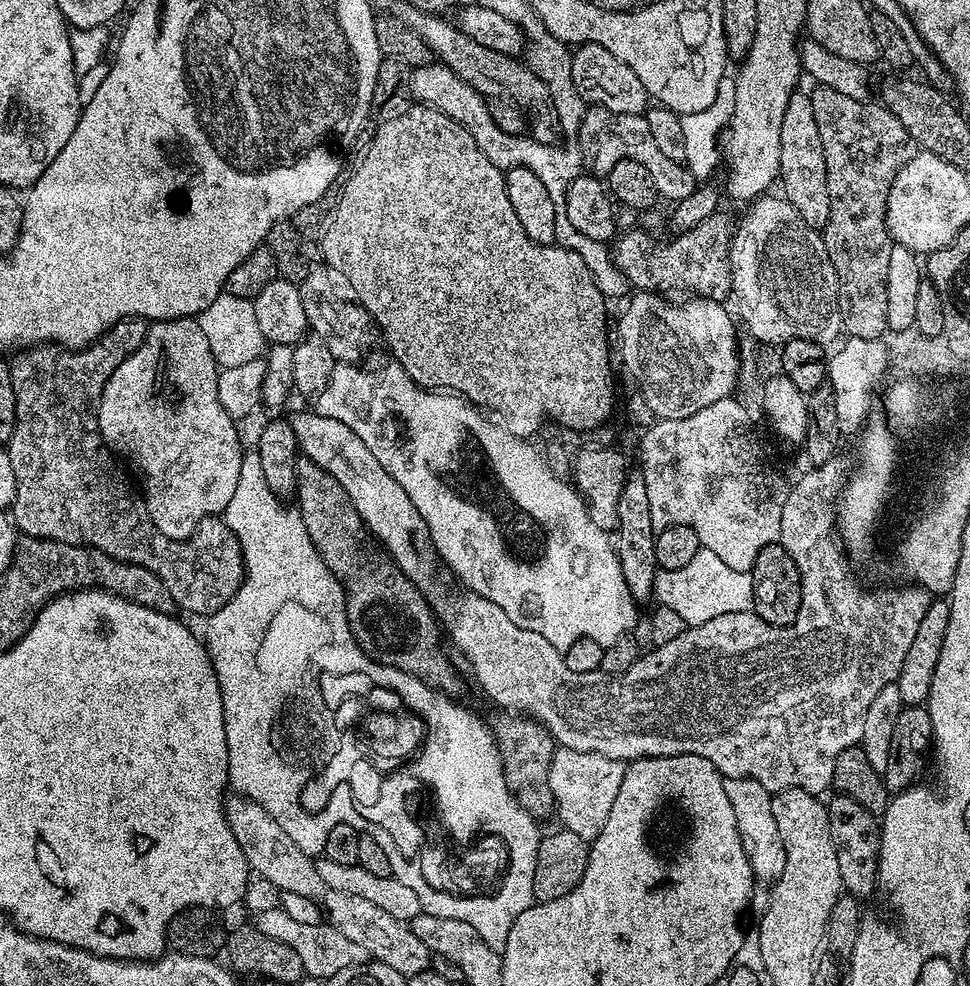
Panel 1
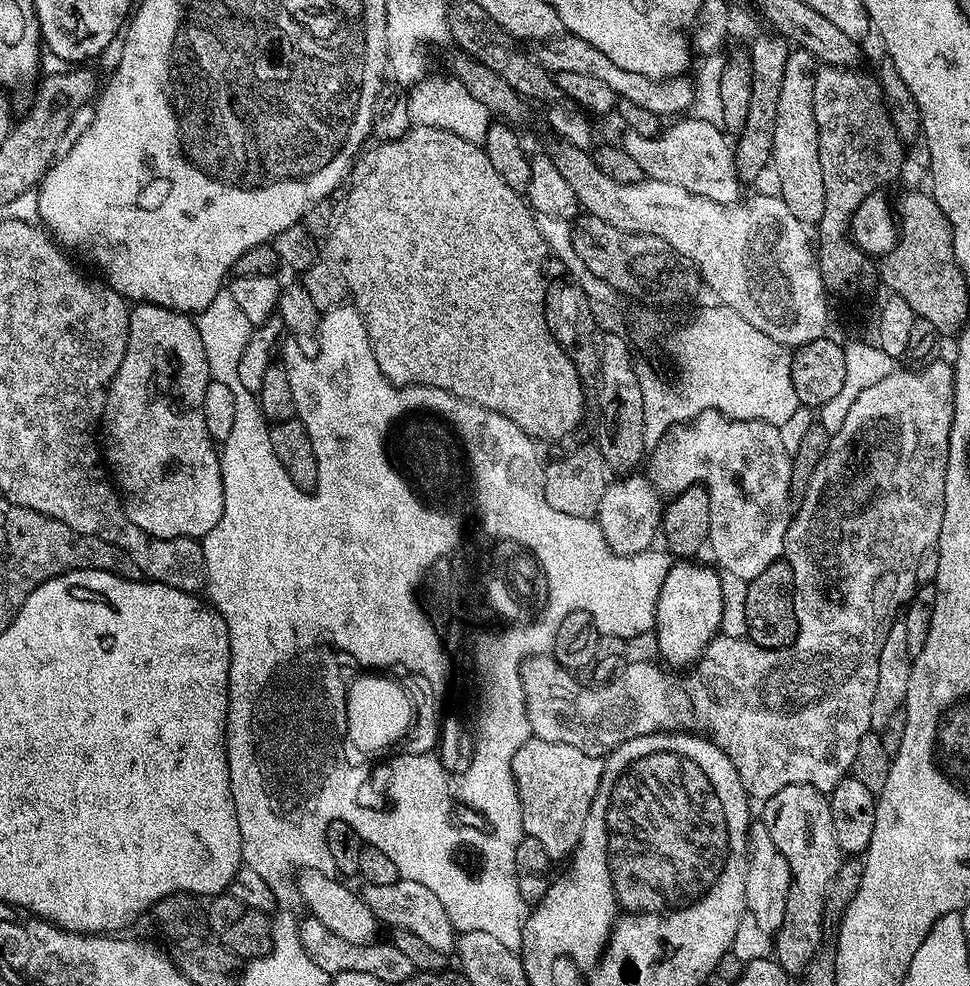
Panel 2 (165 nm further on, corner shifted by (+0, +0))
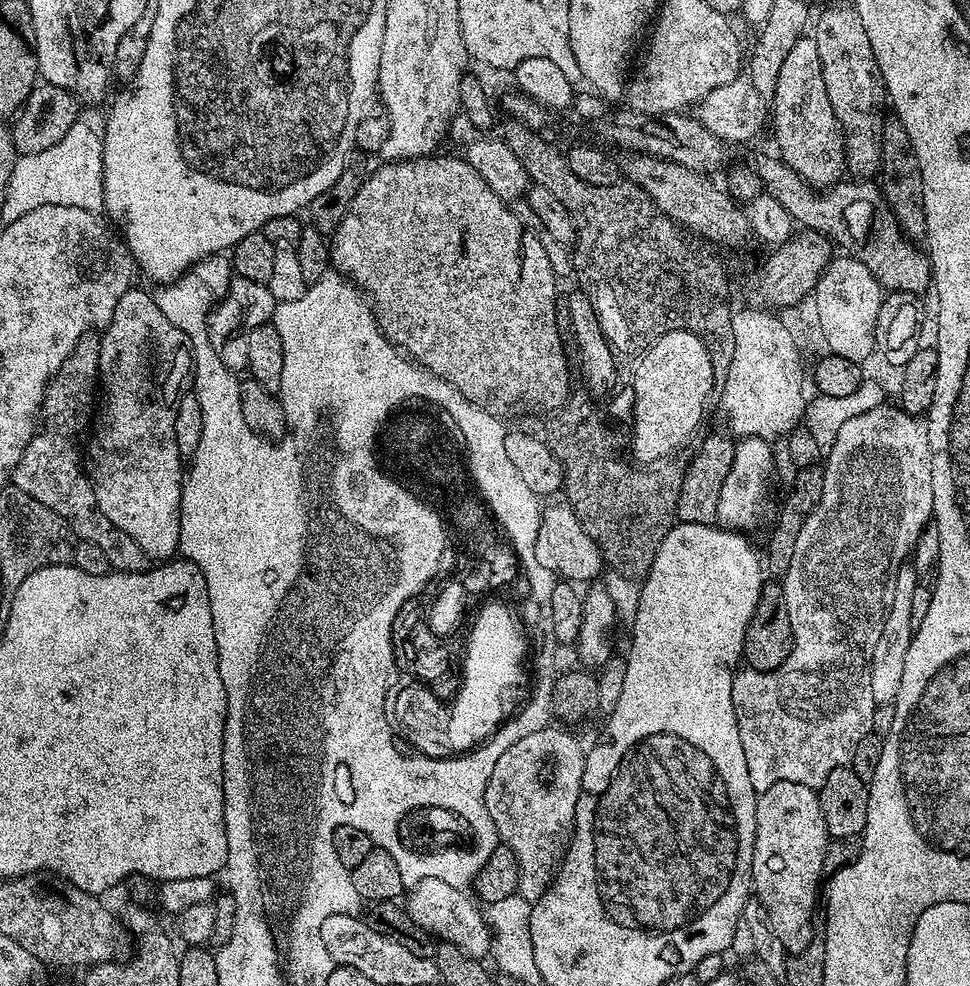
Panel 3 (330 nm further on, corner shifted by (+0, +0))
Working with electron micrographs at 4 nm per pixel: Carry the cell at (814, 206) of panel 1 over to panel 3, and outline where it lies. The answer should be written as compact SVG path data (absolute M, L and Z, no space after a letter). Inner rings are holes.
M805 38L794 42L790 54L786 54L782 68L778 70L776 89L770 101L770 126L771 122L773 130L776 131L777 150L775 151L779 159L783 160L786 166L790 166L790 170L797 172L805 183L817 190L841 183L843 176L840 175L845 175L846 172L844 137L834 118L830 100L826 98L826 86L822 82L822 62L818 58L815 39Z

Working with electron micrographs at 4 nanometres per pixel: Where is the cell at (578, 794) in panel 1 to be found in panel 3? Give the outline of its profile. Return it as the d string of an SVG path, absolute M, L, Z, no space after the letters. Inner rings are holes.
M549 726L542 730L538 730L534 734L526 734L526 738L514 742L514 746L510 746L500 755L498 762L494 762L494 770L490 774L488 785L484 791L484 805L496 827L495 835L498 837L499 843L515 856L516 862L520 866L516 890L521 900L534 902L550 885L552 885L553 875L556 869L559 868L561 860L564 859L564 853L568 850L568 845L572 839L572 825L576 822L576 803L578 802L580 783L582 782L582 774L584 773L585 755L585 749L583 747L580 749L579 742L576 741L570 733L563 732L562 729L555 728L555 726Z

